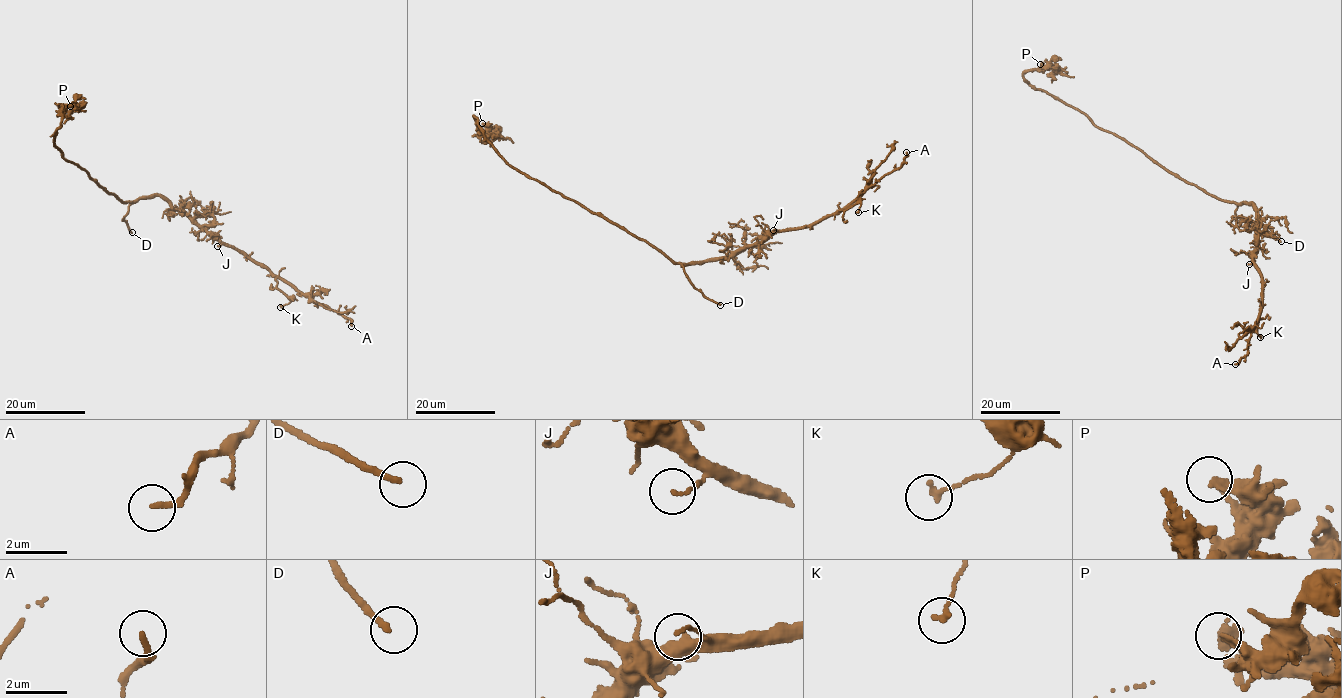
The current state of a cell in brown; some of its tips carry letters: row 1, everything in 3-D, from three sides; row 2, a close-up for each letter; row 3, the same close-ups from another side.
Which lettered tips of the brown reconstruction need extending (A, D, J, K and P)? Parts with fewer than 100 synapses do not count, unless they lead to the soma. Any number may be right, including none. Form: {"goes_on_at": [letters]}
{"goes_on_at": ["D"]}

